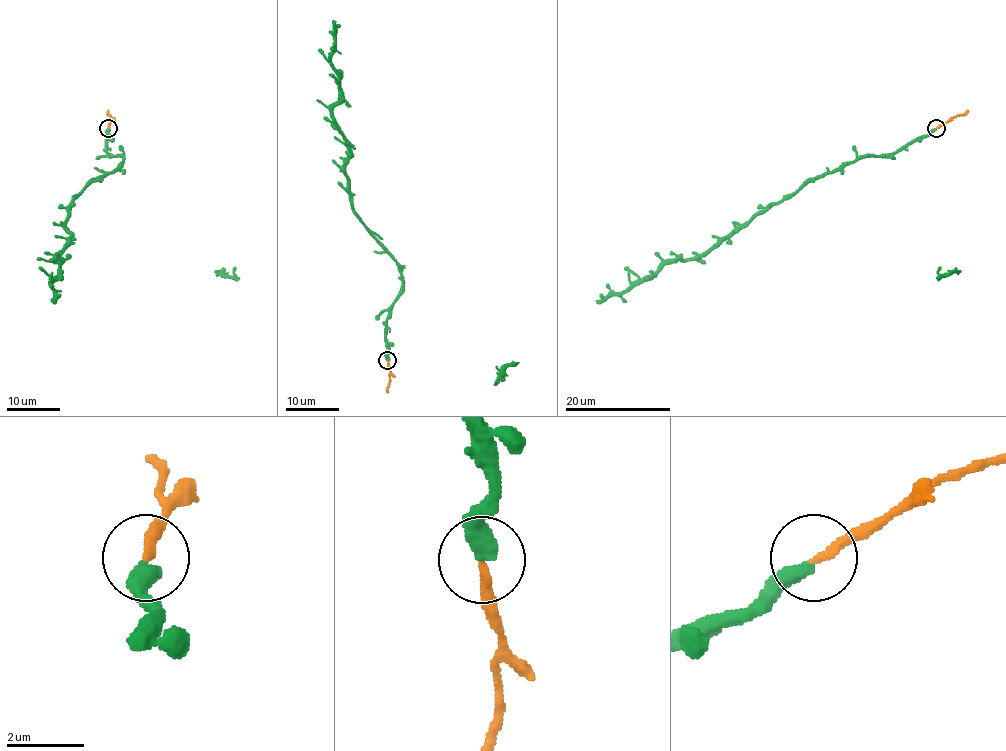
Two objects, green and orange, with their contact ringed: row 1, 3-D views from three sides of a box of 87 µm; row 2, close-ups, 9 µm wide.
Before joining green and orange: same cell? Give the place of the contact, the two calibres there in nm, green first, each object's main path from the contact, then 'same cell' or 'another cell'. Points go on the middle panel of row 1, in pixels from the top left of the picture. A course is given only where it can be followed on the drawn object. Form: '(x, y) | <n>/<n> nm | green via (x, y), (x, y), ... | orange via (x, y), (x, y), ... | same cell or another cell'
(387, 360) | 460/220 nm | green via (387, 361), (386, 321), (401, 289), (401, 267), (352, 206), (349, 143), (332, 118), (339, 99), (332, 20) | orange via (387, 361), (390, 375), (387, 392) | same cell

